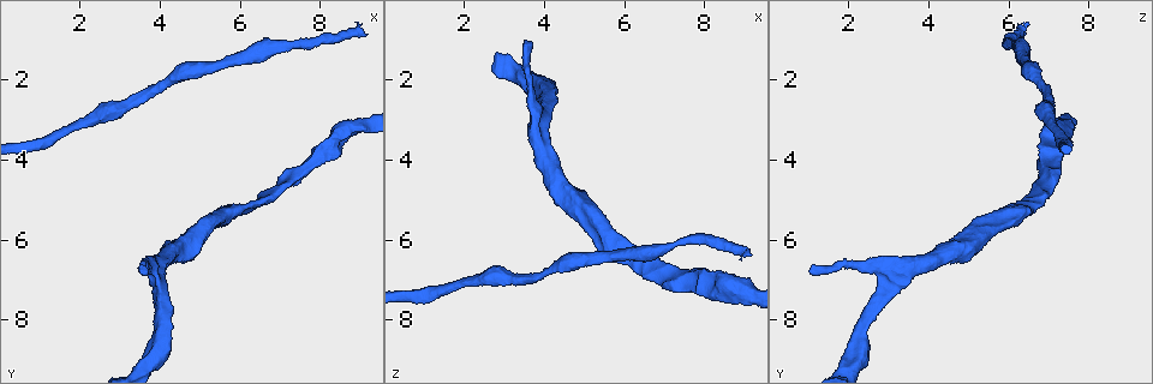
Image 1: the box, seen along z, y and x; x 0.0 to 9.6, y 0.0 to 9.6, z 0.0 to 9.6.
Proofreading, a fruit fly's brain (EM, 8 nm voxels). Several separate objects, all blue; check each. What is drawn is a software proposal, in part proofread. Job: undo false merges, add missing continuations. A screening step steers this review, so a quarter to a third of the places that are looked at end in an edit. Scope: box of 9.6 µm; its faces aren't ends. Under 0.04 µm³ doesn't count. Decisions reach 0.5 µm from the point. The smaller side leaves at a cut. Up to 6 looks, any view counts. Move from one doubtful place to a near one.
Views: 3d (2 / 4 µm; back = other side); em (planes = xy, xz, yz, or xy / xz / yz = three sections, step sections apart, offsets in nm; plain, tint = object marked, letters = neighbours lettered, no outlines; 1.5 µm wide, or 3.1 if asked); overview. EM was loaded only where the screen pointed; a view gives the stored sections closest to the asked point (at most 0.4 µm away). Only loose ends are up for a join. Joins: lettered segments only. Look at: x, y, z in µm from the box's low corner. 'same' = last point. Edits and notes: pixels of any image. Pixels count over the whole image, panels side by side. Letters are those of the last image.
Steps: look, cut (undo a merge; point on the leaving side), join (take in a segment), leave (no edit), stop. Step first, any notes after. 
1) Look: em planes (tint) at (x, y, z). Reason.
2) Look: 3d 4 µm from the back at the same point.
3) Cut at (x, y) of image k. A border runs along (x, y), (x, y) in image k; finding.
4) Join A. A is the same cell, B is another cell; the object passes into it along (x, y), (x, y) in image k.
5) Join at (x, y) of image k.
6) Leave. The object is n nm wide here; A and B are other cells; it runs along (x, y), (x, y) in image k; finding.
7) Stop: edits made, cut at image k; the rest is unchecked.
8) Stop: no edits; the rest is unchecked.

Look: 3d 2 µm at (3.45, 6.85, 1.10). Branch stops here.

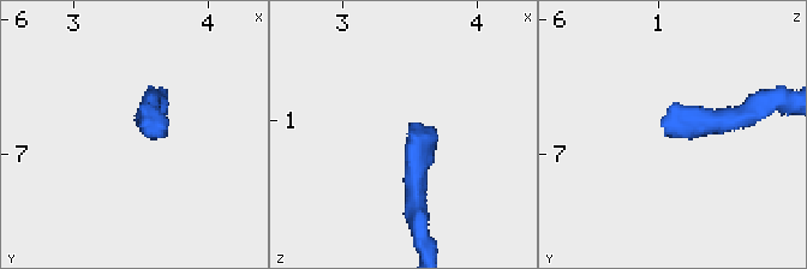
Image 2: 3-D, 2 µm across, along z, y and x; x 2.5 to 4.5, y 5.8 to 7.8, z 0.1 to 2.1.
Look: em planes (tint) at (3.54, 6.84, 1.02).

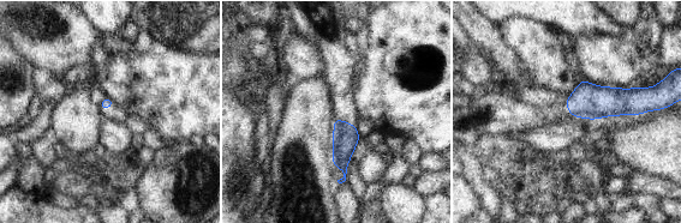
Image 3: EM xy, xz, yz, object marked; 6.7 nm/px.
Look: em planes (letters) at the same point.

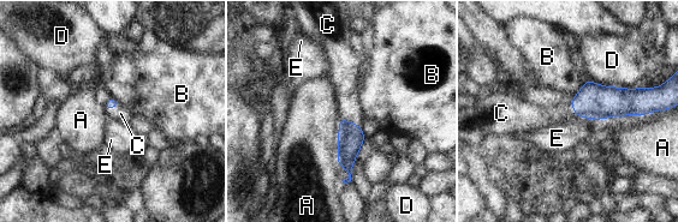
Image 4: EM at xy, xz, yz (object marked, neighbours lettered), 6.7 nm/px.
Join C. The longest contact is with D, 380 nm; C is the same cell, A, B, D and E are other cells; the object passes into it along (350, 136), (349, 121), (345, 84) in image 4; it goes on there.

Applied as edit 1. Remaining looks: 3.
Look: overview. See it whole again.

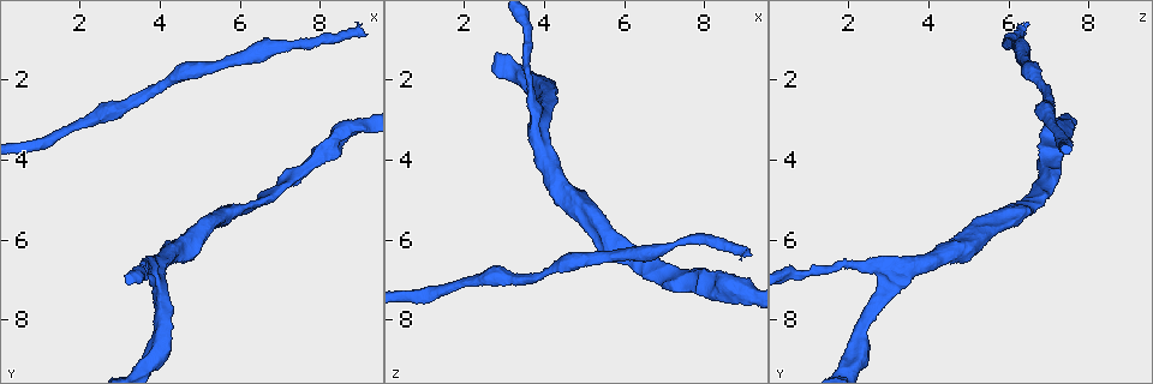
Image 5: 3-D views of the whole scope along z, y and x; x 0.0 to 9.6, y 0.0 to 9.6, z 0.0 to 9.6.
Look: em planes (tint) at (4.40, 1.90, 6.70). Calibre changes.

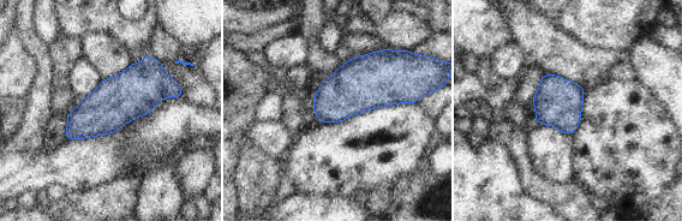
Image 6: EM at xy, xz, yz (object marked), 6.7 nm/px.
Look: em planes (letters) at the same point. See the neighbours.

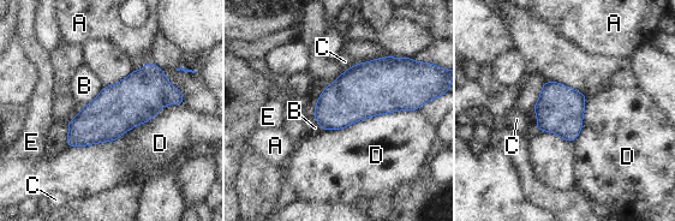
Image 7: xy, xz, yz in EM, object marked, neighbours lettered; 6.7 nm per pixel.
Leave. A, B, C, D and E are other cells; all the same cell.

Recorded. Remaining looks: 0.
Stop: edits made, join at image 4; the rest is unchecked.

